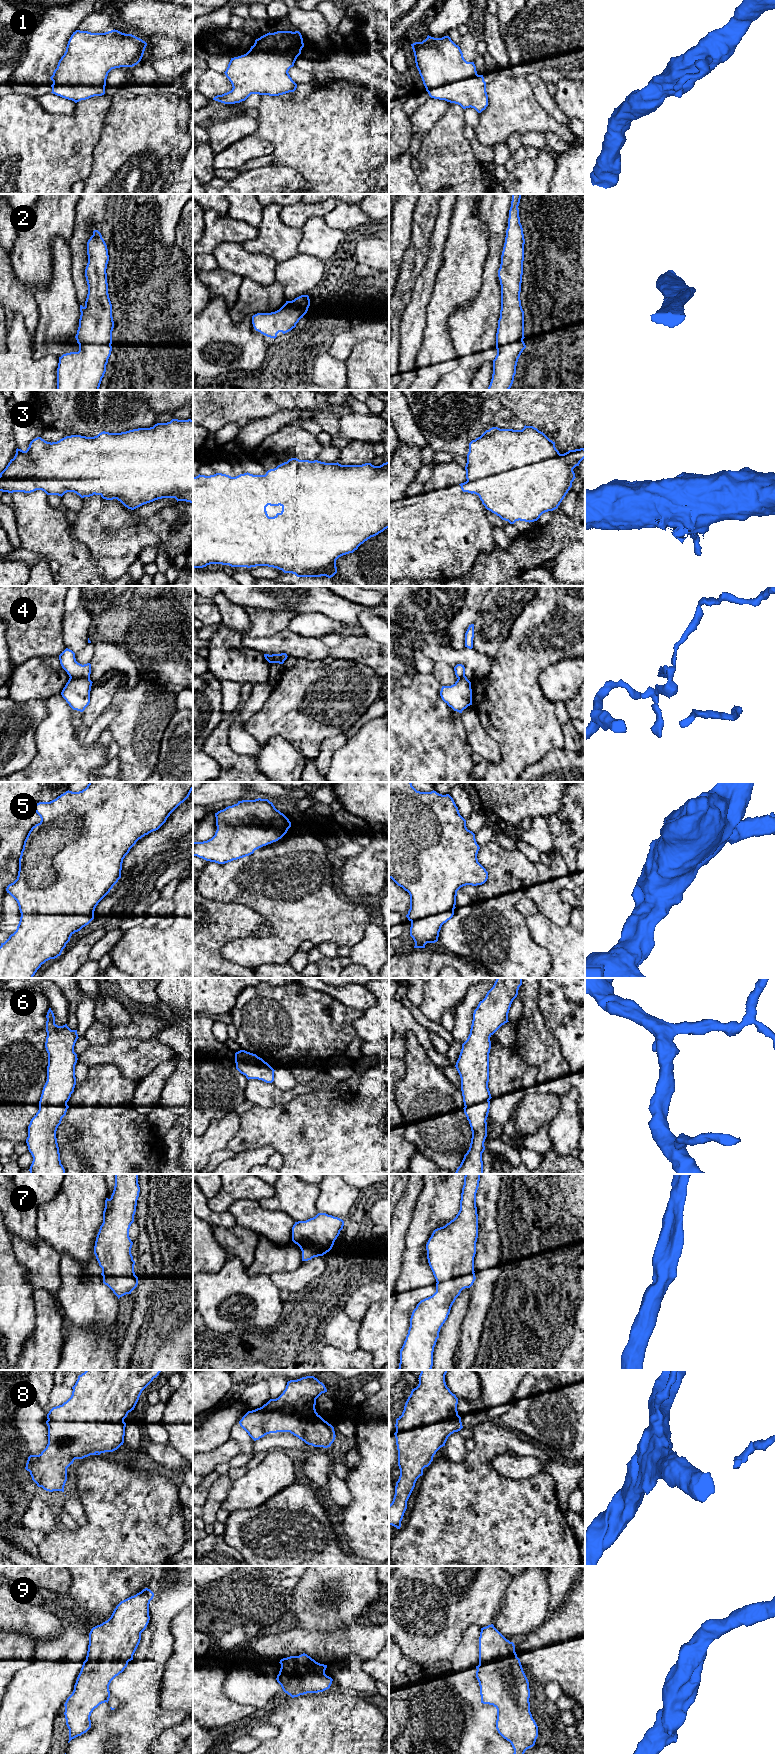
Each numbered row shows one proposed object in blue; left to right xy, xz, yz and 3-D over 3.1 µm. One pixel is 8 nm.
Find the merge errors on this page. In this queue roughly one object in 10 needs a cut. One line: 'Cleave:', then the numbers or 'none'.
Cleave: 4

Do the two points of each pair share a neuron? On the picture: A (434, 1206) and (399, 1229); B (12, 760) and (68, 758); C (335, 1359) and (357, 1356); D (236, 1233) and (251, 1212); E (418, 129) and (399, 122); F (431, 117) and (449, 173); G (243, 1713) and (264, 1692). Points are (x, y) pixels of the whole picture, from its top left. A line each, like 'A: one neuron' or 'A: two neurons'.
A: two neurons
B: two neurons
C: one neuron
D: two neurons
E: two neurons
F: two neurons
G: two neurons

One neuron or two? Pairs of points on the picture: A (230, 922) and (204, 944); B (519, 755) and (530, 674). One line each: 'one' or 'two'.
A: one
B: one

